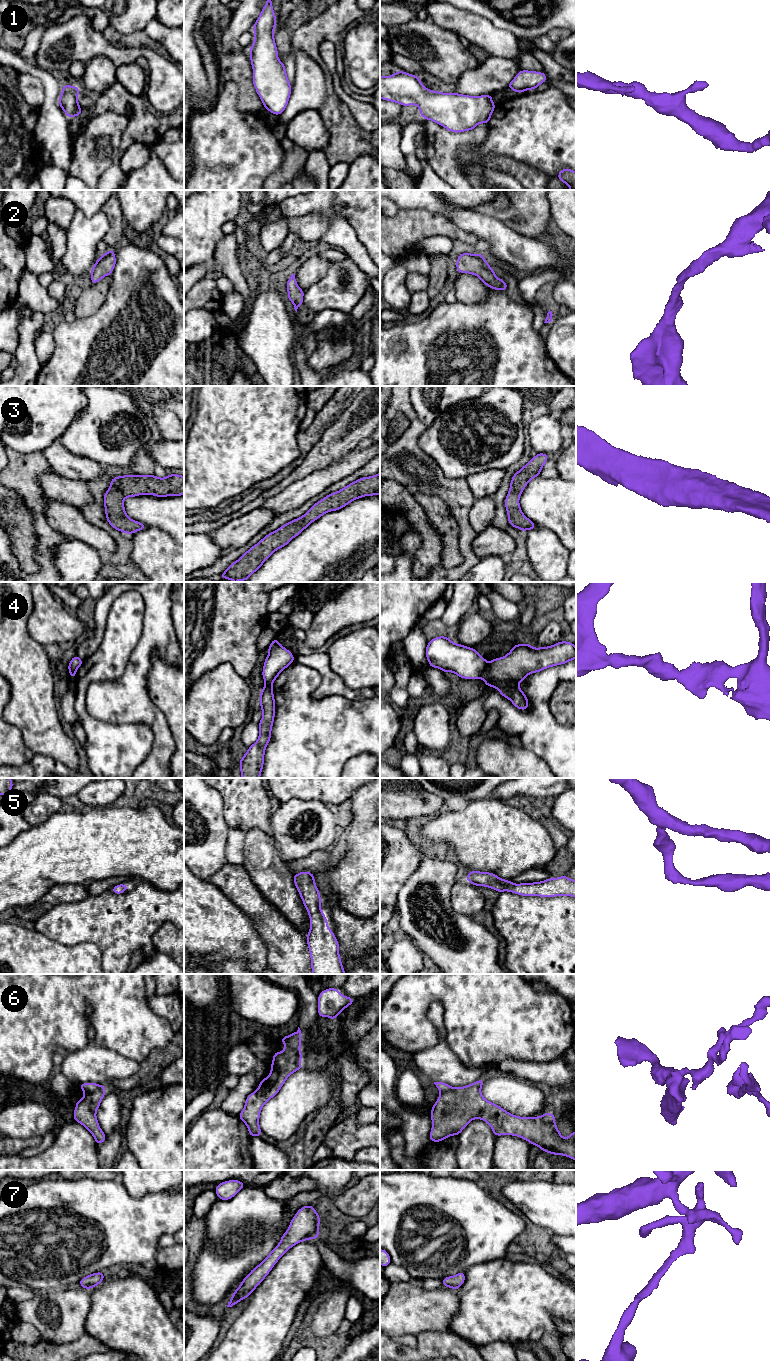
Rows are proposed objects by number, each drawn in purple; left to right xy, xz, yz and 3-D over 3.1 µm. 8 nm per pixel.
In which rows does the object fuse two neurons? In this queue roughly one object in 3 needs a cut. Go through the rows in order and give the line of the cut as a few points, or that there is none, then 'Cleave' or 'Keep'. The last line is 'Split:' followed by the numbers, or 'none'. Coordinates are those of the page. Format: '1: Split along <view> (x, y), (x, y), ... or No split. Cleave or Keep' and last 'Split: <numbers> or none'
1: No split. Keep
2: No split. Keep
3: No split. Keep
4: Split along yz (488, 663), (481, 677). Cleave
5: No split. Keep
6: Split along xy (104, 1087), (85, 1093). Cleave
7: No split. Keep
Split: 4, 6

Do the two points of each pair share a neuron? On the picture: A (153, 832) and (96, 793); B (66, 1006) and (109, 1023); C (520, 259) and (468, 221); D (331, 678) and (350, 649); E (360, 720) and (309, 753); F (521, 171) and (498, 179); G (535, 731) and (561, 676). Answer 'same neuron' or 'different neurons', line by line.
A: different neurons
B: same neuron
C: same neuron
D: different neurons
E: same neuron
F: different neurons
G: same neuron

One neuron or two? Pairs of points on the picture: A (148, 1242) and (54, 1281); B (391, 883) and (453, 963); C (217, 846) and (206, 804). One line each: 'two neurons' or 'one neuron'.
A: one neuron
B: two neurons
C: one neuron

